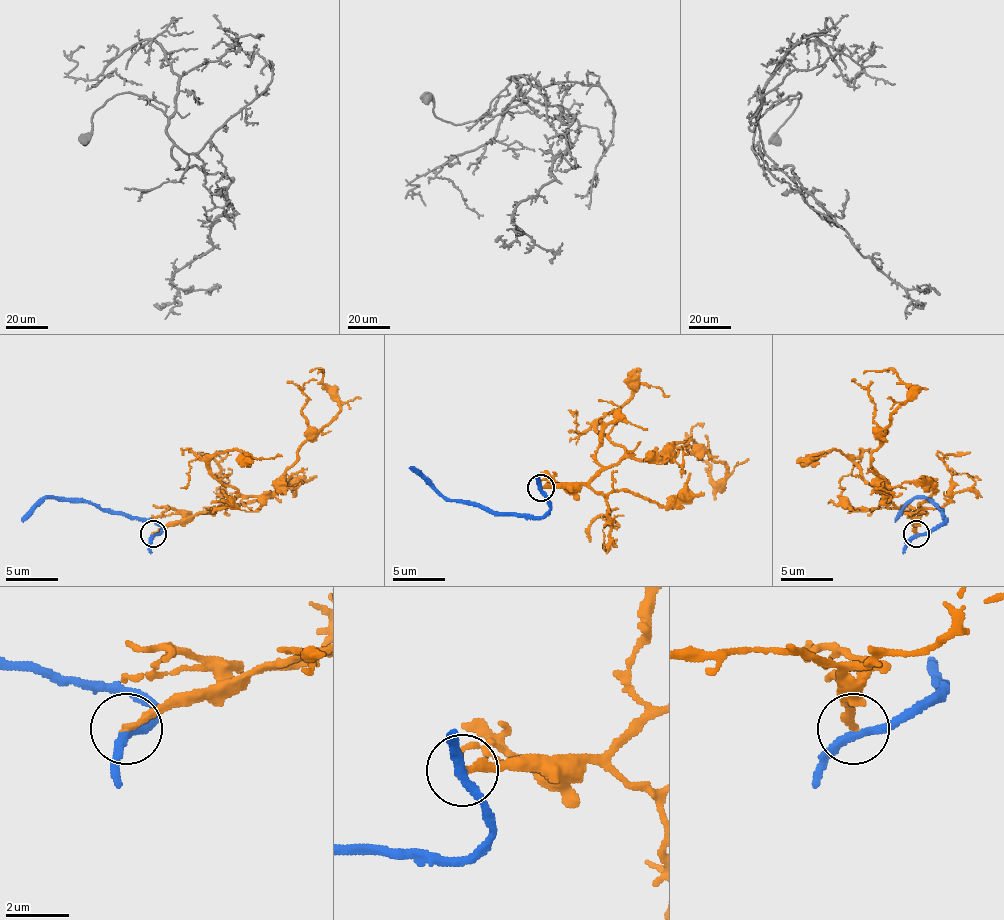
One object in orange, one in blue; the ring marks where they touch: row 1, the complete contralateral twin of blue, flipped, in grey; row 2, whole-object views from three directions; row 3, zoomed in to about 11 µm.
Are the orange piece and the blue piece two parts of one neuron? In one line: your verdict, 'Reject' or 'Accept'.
Reject

